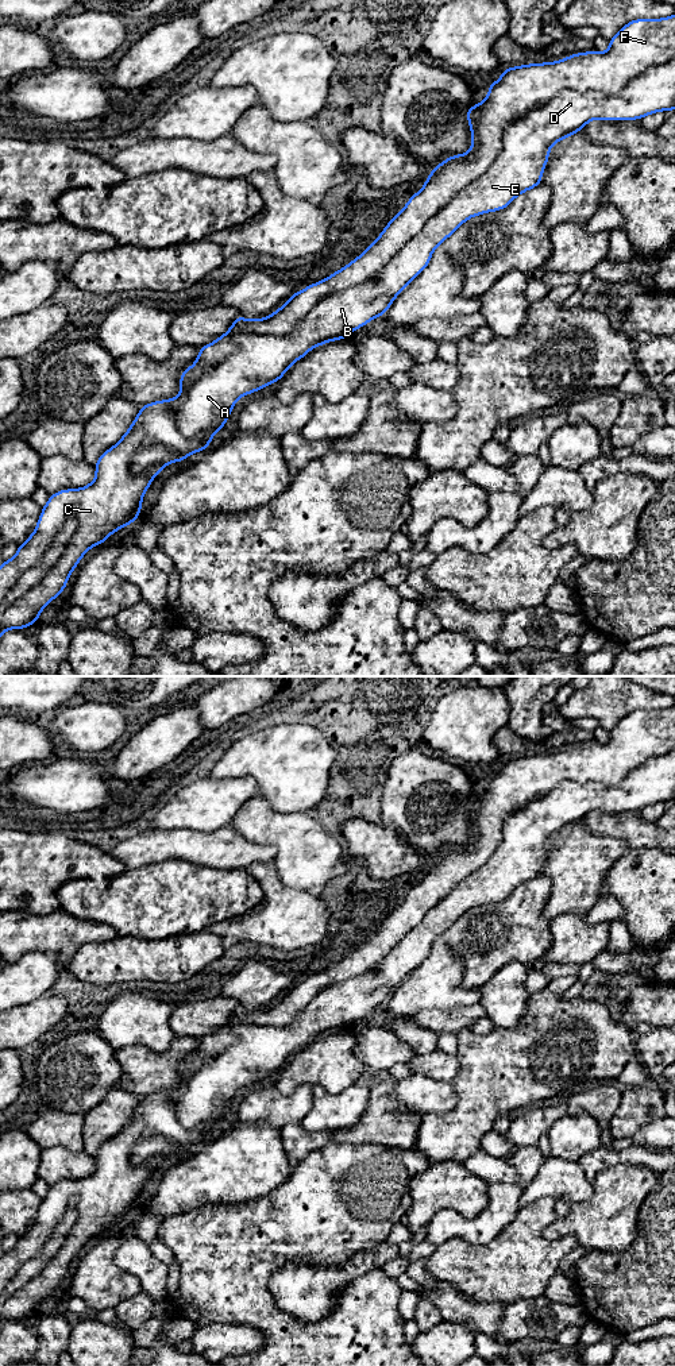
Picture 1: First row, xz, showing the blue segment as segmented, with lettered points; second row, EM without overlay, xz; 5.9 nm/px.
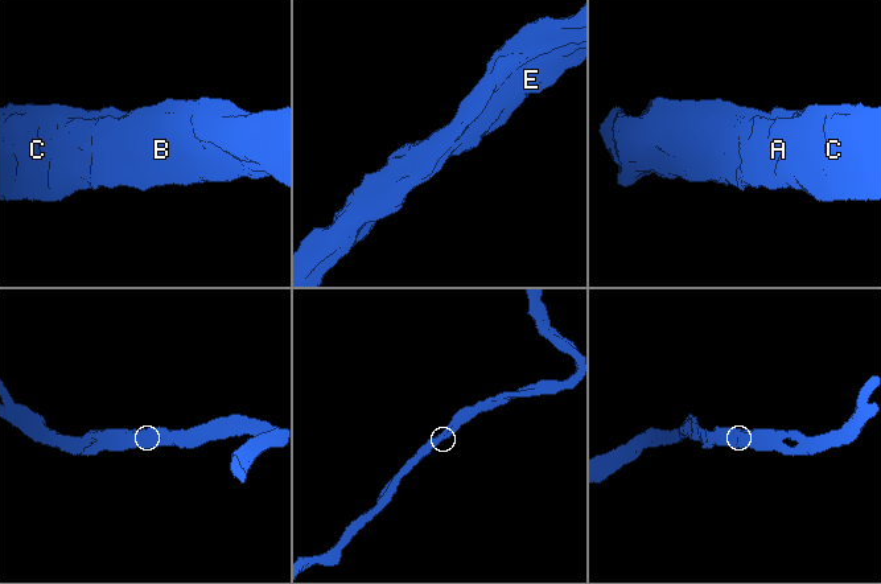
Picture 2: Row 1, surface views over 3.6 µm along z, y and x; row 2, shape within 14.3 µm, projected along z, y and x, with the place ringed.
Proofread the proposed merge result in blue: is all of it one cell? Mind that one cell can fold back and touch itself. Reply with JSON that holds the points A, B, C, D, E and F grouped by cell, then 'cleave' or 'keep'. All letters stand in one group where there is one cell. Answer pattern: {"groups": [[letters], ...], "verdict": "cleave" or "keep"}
{"groups": [["A", "B", "C", "D", "E", "F"]], "verdict": "keep"}

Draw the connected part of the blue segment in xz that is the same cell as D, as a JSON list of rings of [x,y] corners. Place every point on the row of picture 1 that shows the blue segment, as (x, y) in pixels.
[[[675,13],[670,18],[634,19],[626,23],[609,40],[606,53],[591,50],[551,63],[506,67],[501,78],[487,86],[486,100],[464,112],[472,136],[470,151],[448,157],[436,165],[424,188],[408,200],[373,244],[339,271],[293,293],[289,301],[270,316],[246,320],[238,315],[223,336],[198,348],[197,360],[181,373],[181,391],[176,398],[140,406],[120,441],[103,452],[93,464],[96,478],[92,483],[50,495],[32,535],[18,547],[12,559],[0,566],[0,636],[8,629],[26,629],[38,622],[40,611],[65,590],[81,557],[96,544],[105,544],[117,529],[136,522],[142,512],[142,498],[158,472],[170,463],[185,460],[193,452],[207,451],[215,433],[225,427],[240,397],[278,382],[288,368],[312,348],[339,339],[346,340],[352,331],[386,315],[394,298],[429,265],[433,250],[456,228],[470,217],[509,207],[517,196],[541,185],[554,143],[579,132],[594,119],[637,120],[655,112],[675,109]]]

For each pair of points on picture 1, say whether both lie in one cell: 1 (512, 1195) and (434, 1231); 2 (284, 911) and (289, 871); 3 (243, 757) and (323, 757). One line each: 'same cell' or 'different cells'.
1: same cell
2: different cells
3: same cell

